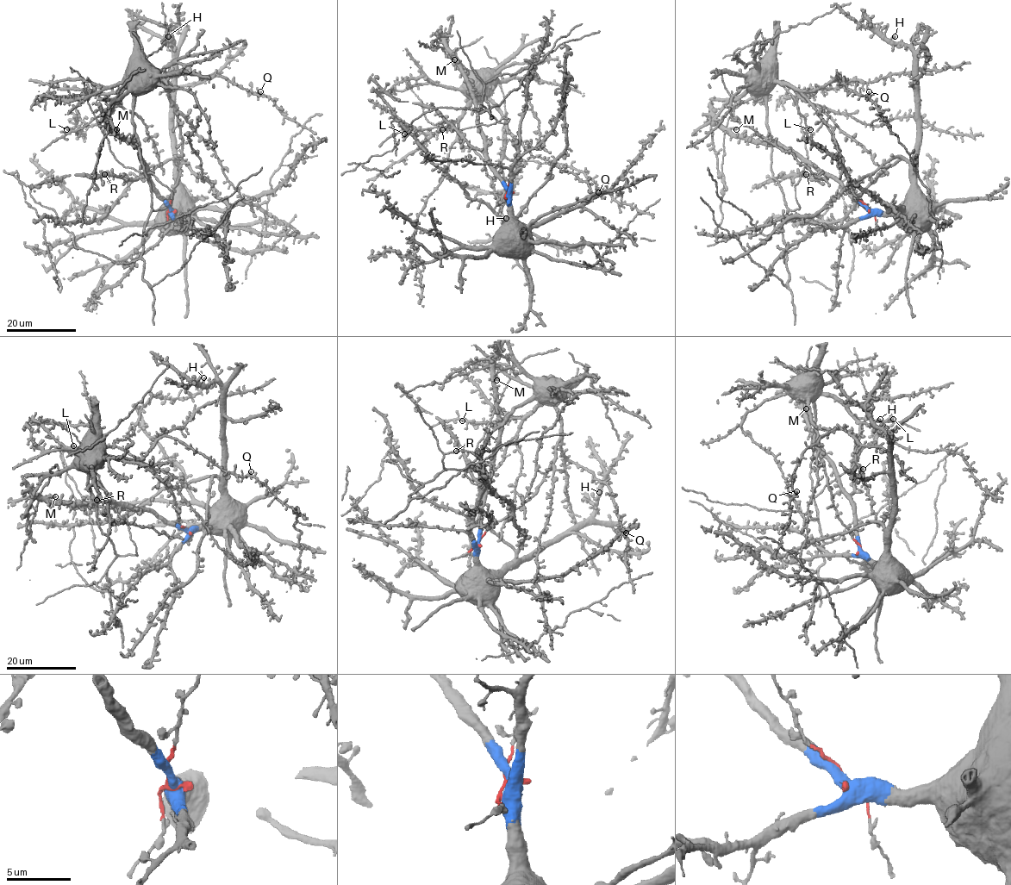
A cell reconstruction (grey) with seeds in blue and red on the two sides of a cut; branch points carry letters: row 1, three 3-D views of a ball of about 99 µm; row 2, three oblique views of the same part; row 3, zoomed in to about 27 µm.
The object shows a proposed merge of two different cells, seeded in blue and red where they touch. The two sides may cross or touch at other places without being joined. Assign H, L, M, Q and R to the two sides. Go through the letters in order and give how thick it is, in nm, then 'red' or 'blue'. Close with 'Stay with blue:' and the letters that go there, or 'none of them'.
H: 420 nm | blue
L: 500 nm | red
M: 500 nm | blue
Q: 220 nm | red
R: 440 nm | blue
Stay with blue: H, M, R

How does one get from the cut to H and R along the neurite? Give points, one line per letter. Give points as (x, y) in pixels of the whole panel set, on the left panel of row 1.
H: (170, 209), (171, 212), (174, 206), (175, 183), (173, 52), (172, 40), (168, 36)
R: (170, 209), (146, 177), (121, 178), (108, 171), (104, 175)

